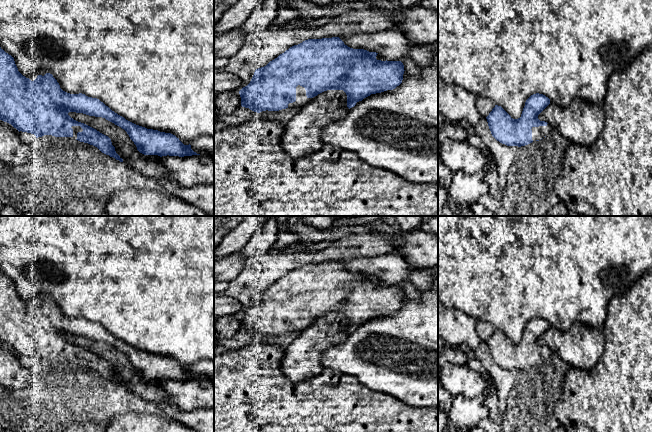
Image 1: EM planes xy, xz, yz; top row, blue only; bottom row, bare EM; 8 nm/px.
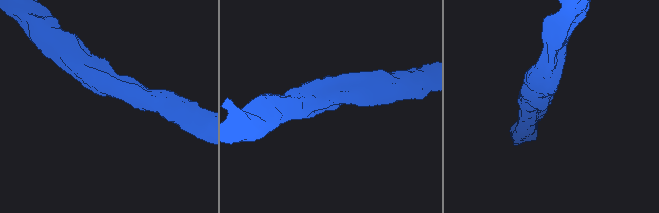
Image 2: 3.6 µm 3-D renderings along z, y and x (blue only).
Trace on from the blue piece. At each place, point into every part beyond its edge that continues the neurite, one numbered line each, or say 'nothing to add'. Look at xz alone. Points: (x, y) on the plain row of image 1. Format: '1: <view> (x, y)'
1: xz (301, 323)

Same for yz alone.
1: yz (540, 356)

